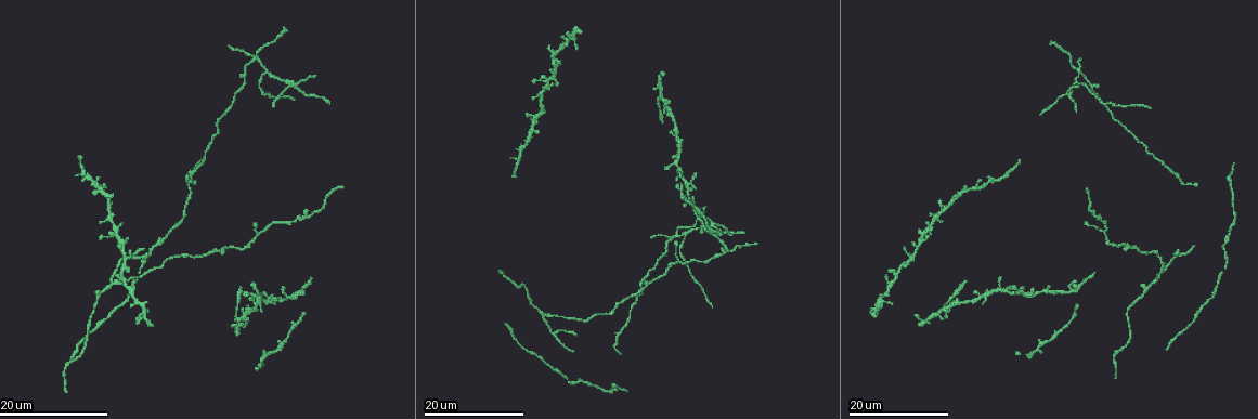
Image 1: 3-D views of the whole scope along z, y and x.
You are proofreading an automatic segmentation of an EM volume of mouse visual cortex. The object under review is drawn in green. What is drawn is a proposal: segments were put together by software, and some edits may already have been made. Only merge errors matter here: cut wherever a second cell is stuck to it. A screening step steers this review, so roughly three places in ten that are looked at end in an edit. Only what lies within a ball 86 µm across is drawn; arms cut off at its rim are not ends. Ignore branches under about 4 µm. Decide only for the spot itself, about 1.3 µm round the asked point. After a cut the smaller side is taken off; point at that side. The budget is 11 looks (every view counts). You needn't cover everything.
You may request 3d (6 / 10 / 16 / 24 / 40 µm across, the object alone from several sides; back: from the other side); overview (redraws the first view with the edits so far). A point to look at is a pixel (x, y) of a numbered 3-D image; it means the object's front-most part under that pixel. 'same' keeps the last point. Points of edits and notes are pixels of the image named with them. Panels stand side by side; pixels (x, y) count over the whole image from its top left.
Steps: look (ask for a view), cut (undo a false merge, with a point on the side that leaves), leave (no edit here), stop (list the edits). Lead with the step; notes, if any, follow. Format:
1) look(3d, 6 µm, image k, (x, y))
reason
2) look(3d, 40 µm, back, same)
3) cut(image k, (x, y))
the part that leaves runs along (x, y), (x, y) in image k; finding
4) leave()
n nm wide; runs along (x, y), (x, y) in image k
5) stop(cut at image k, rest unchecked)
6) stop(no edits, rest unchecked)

look(3d, 24 µm, image 1, (172, 257))
calibre changes

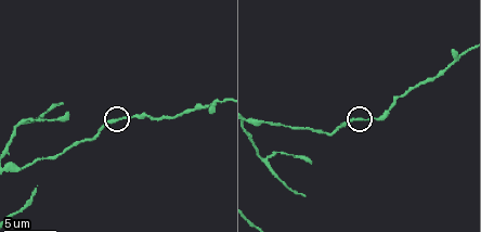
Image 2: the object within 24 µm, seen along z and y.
look(3d, 6 µm, image 2, (355, 119))
closer look

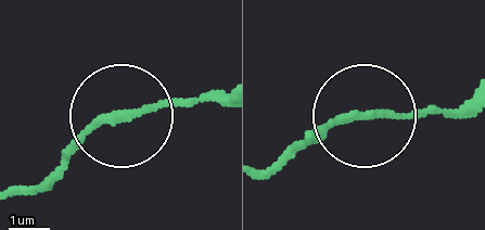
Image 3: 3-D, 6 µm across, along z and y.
leave()
runs along (219, 98), (168, 98), (116, 115), (47, 177) in image 3; continuous, no second cell

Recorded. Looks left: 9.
look(3d, 6 µm, image 2, (21, 121))
three-way junction

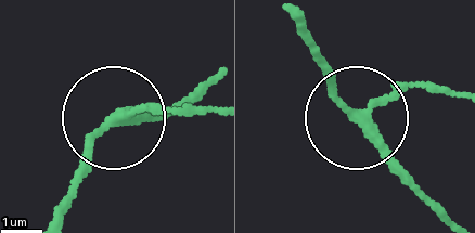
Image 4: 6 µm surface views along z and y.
leave()
runs along (292, 14), (322, 76), (357, 114), (420, 87), (447, 87) in image 4; continuous, no second cell

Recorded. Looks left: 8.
look(3d, 24 µm, image 1, (543, 314))
three-way junction

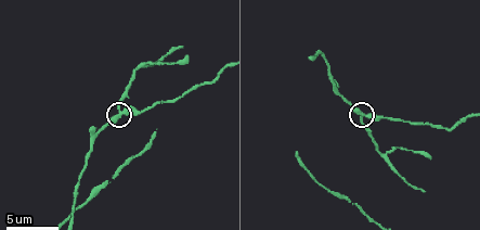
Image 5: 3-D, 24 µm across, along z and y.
look(3d, 10 µm, image 5, (119, 113))

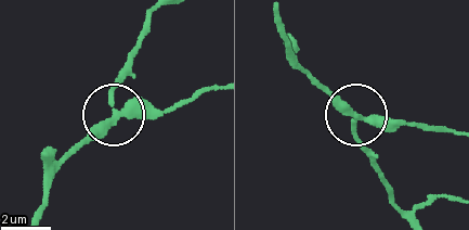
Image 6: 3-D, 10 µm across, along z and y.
leave()
all the same cell

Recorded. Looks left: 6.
look(3d, 16 µm, image 1, (257, 57))
looks like a crossing

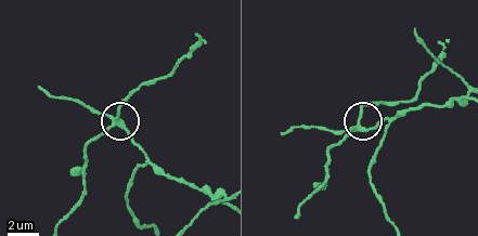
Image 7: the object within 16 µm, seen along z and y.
look(3d, 6 µm, image 7, (115, 120))

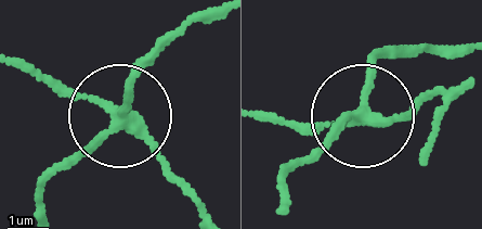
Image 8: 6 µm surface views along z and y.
cut(image 8, (131, 90))
side arm 11 µm; the part that leaves runs along (115, 123), (56, 170), (46, 213) in image 8; two cells meet here

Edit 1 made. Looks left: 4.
look(3d, 10 µm, image 7, (467, 93))
looks like a crossing

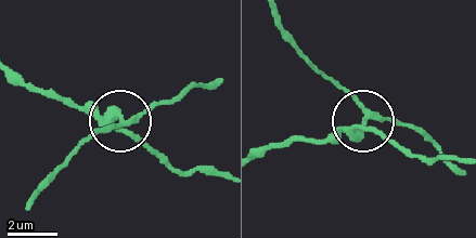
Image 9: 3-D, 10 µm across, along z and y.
cut(image 9, (344, 90))
the part that leaves runs along (350, 130), (359, 107), (298, 52), (280, 21) in image 9; two cells meet here

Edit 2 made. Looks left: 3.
stop(cut at image 8, cut at image 9, rest unchecked)

